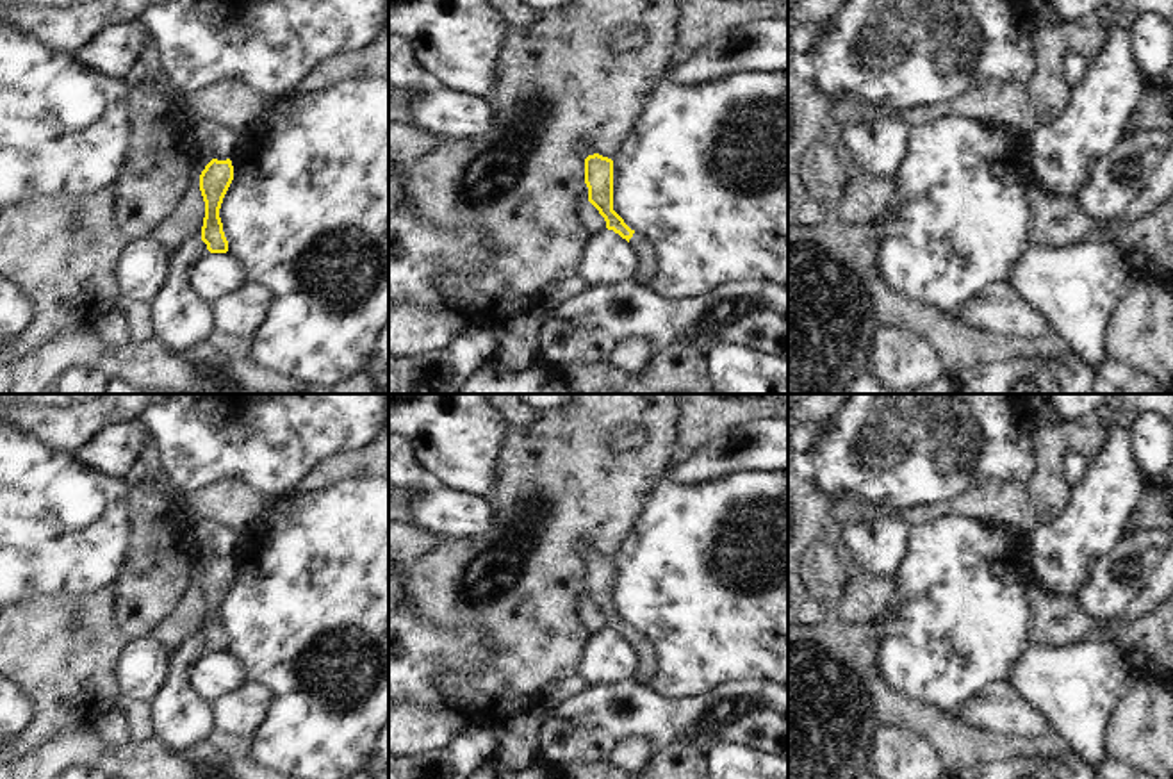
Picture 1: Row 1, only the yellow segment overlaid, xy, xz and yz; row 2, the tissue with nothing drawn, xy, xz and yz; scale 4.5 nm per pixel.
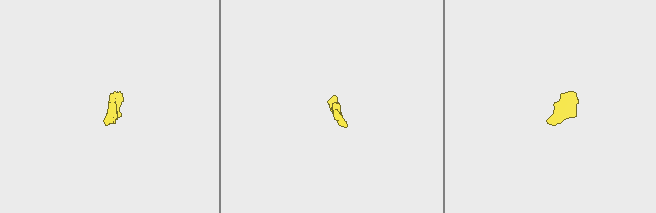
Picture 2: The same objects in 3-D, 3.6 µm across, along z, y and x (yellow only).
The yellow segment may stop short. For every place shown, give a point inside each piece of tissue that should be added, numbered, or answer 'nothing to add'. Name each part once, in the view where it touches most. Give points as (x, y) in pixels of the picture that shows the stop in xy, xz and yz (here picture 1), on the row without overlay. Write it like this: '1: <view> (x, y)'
1: xz (644, 653)

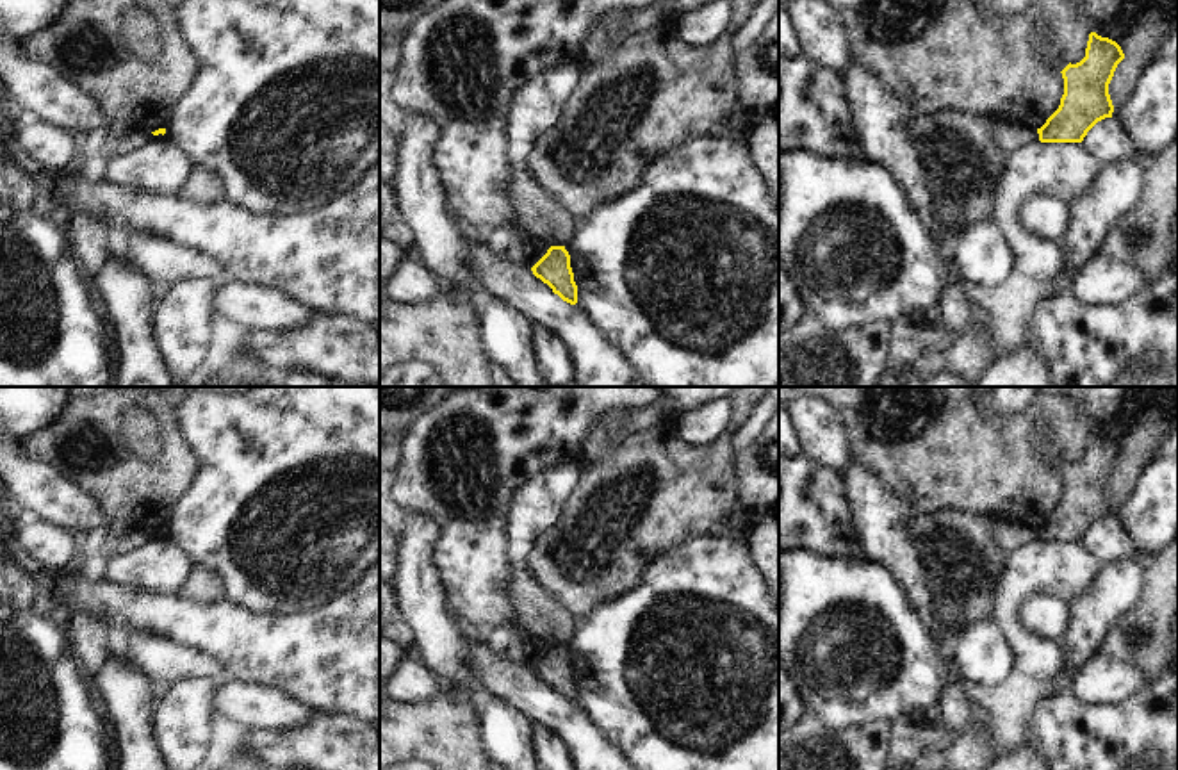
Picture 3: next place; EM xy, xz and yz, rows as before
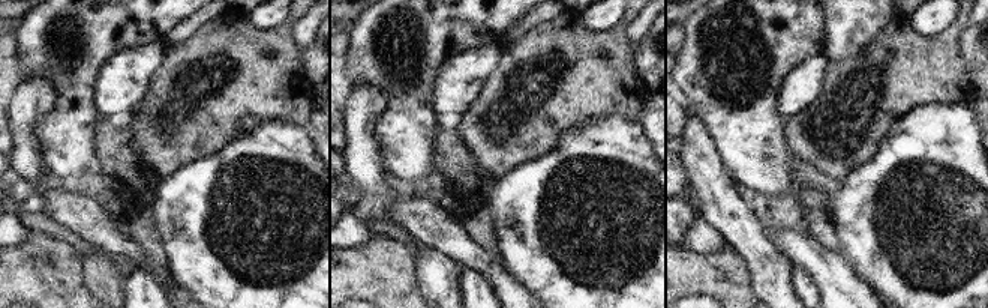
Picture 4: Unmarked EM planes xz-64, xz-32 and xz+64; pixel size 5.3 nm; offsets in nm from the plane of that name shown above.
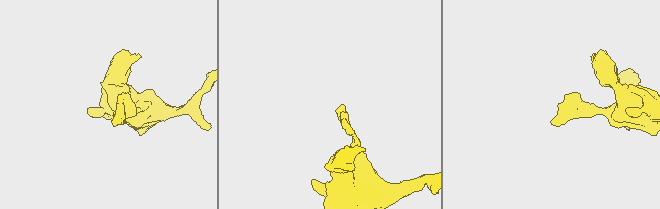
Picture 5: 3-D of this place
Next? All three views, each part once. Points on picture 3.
nothing to add

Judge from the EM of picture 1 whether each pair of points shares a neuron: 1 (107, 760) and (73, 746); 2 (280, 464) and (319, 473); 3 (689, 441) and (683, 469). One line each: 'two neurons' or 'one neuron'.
1: one neuron
2: two neurons
3: two neurons

